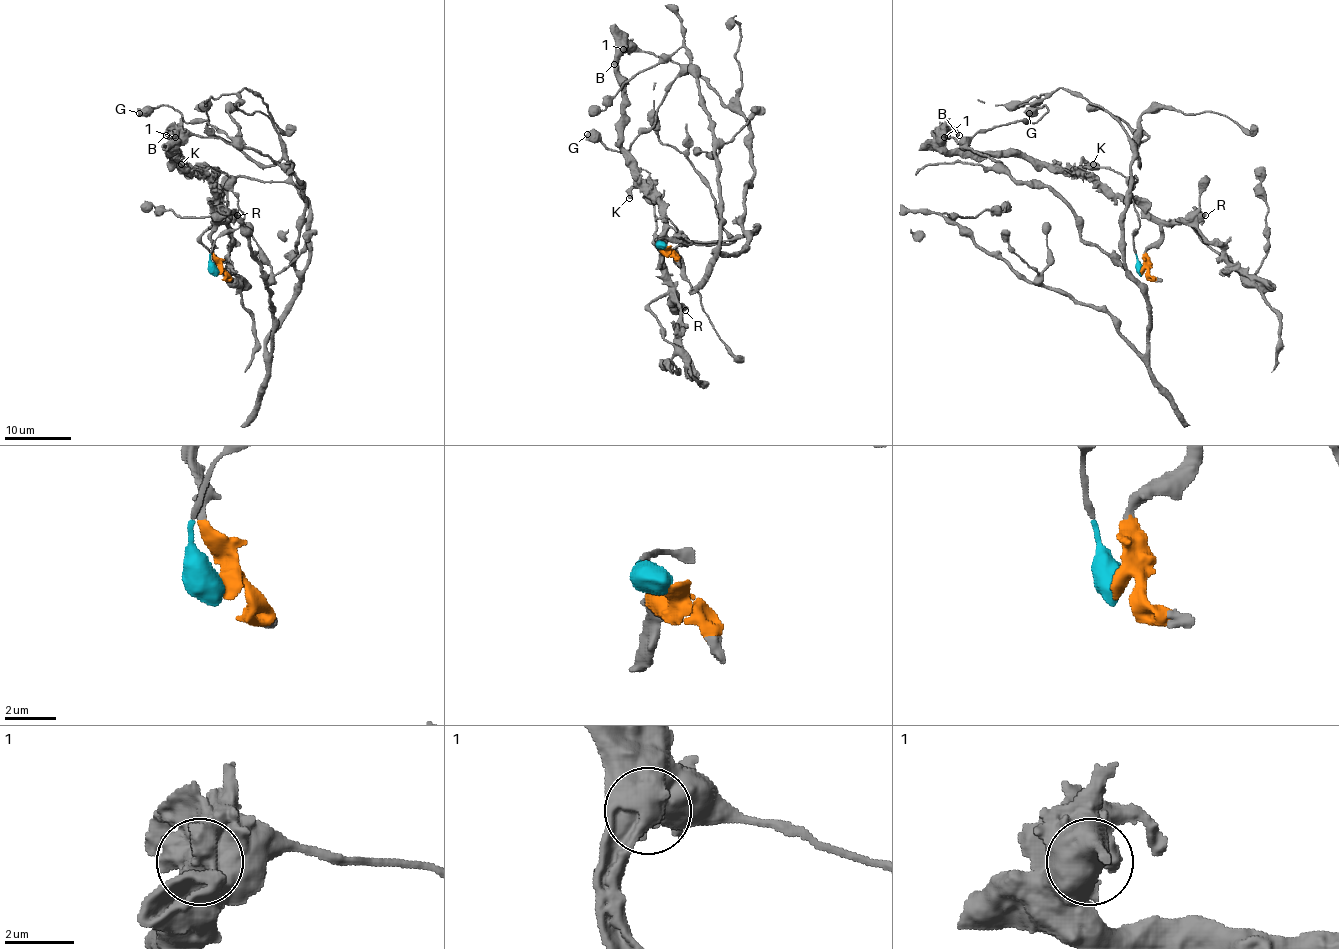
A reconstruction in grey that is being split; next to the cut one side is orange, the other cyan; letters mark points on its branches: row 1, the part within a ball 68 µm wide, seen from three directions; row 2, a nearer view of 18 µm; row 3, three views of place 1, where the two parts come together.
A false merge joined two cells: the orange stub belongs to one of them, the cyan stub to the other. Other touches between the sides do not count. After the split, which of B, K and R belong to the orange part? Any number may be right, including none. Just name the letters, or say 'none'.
B, K, R

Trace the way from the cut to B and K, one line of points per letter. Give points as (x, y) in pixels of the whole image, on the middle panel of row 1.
B: (665, 247), (658, 266), (663, 209), (652, 195), (633, 157), (621, 145), (618, 56), (623, 49), (613, 64)
K: (665, 247), (665, 252), (660, 252), (658, 266), (663, 209), (637, 187), (628, 199)

